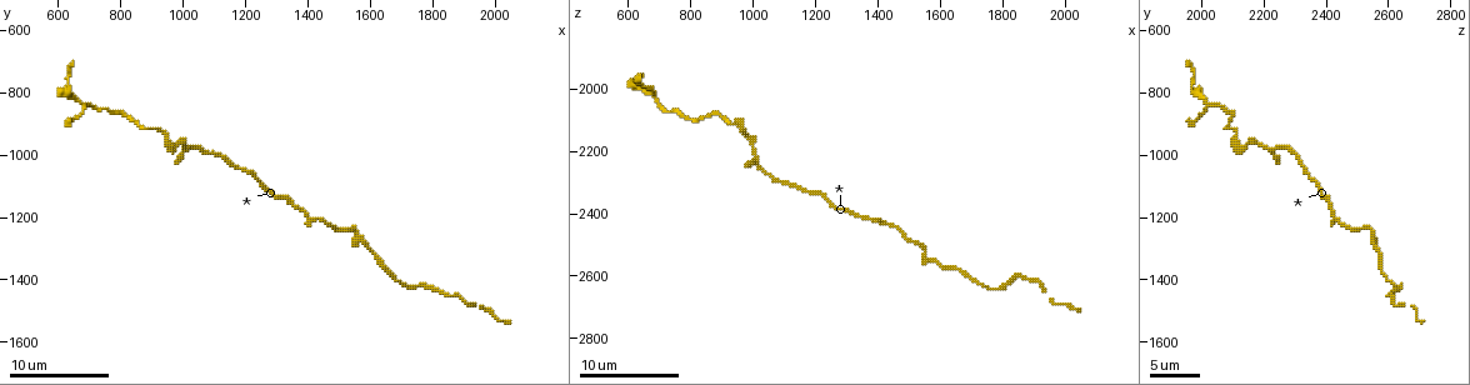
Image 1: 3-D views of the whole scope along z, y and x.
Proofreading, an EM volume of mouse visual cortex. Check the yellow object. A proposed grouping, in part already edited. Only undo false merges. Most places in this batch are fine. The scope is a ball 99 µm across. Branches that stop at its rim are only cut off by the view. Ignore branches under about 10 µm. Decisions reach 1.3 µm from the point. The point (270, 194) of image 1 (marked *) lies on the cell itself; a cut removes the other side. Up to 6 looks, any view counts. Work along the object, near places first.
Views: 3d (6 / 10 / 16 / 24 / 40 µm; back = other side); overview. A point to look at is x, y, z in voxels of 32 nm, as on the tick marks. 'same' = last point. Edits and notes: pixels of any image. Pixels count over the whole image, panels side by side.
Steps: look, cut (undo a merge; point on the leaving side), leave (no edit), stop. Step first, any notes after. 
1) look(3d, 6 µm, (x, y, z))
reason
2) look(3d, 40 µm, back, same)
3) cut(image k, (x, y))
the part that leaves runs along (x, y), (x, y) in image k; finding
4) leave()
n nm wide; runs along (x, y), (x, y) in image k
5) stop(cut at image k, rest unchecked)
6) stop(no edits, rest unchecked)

look(3d, 10 µm, (900, 910, 2090))
thin neck

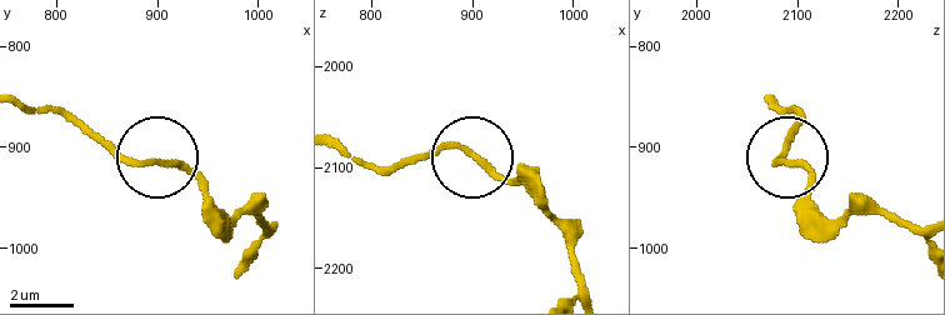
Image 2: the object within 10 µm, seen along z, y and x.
leave()
190 nm wide; runs along (274, 228), (91, 134) in image 2; continuous, no second cell

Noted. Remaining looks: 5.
look(3d, 10 µm, (1000, 980, 2220))

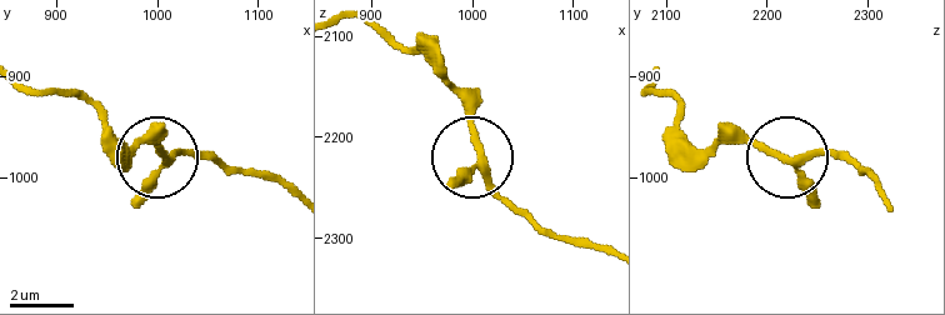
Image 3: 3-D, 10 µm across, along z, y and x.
leave()
runs along (888, 205), (876, 184), (839, 158), (776, 158), (723, 128) in image 3; continuous, no second cell

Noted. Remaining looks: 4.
look(3d, 10 µm, (1590, 1300, 2560))
narrows sharply

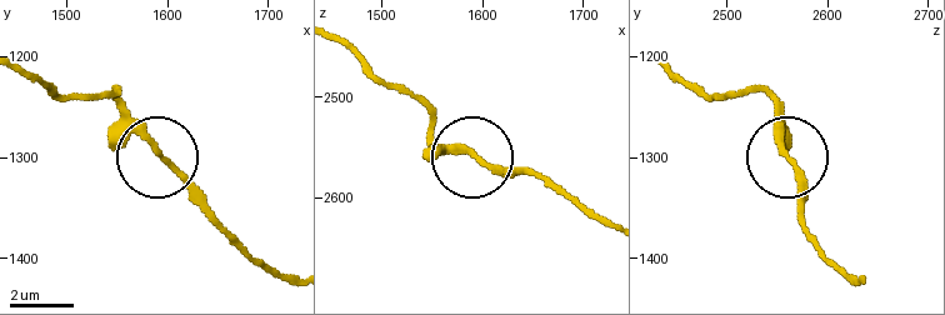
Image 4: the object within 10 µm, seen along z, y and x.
leave()
runs along (663, 63), (714, 93), (770, 100), (798, 211) in image 4; one cell here

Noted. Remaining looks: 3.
stop(no edits, rest unchecked)

